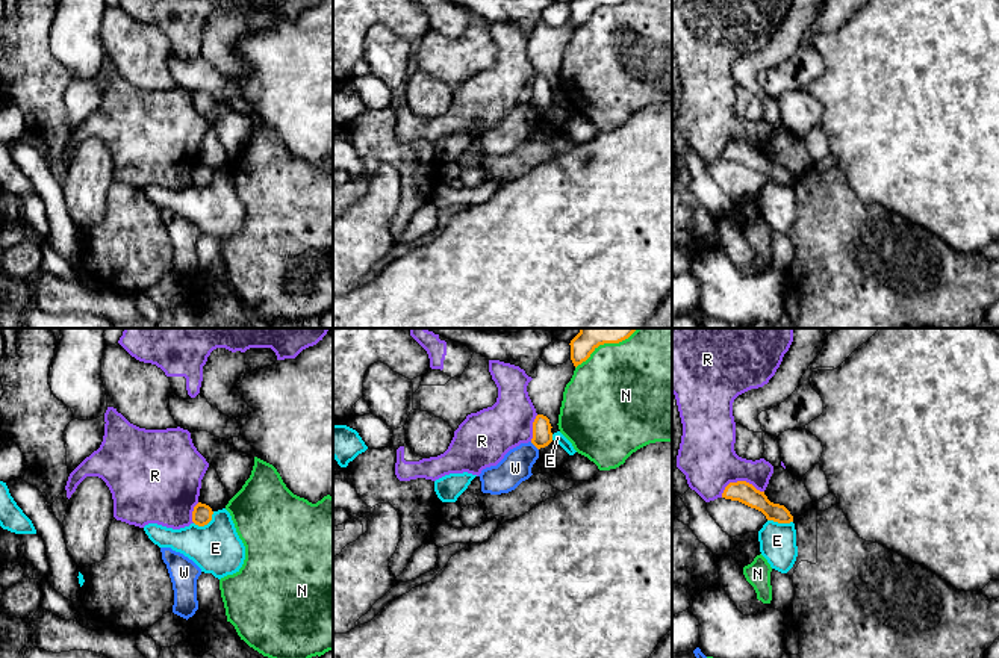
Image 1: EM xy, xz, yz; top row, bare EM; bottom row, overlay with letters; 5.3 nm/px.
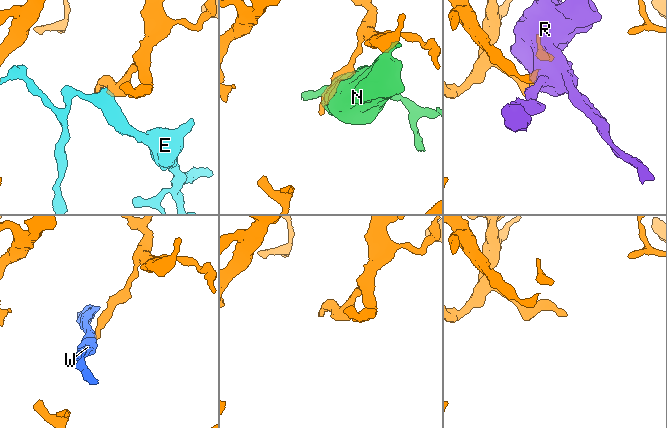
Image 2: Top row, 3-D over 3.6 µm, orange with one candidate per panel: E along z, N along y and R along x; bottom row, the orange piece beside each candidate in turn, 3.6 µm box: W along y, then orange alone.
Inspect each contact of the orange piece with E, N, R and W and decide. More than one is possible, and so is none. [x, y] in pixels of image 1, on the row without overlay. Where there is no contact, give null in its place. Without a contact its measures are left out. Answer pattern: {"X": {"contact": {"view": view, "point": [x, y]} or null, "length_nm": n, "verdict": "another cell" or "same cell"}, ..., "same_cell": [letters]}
{"E": {"contact": {"view": "xy", "point": [206, 185]}, "length_nm": 130, "verdict": "another cell"}, "N": {"contact": {"view": "xz", "point": [600, 5]}, "length_nm": 320, "verdict": "another cell"}, "R": {"contact": {"view": "yz", "point": [739, 142]}, "length_nm": 240, "verdict": "another cell"}, "W": {"contact": {"view": "xz", "point": [535, 106]}, "length_nm": 60, "verdict": "another cell"}, "same_cell": []}

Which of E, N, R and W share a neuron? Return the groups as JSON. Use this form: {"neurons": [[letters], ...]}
{"neurons": [["E"], ["N"], ["R"], ["W"]]}

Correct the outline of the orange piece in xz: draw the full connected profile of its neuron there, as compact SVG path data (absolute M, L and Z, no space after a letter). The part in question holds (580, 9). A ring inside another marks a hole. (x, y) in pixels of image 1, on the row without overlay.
M572 0L571 2L571 21L577 29L583 23L586 23L590 15L604 5L619 5L625 0Z

